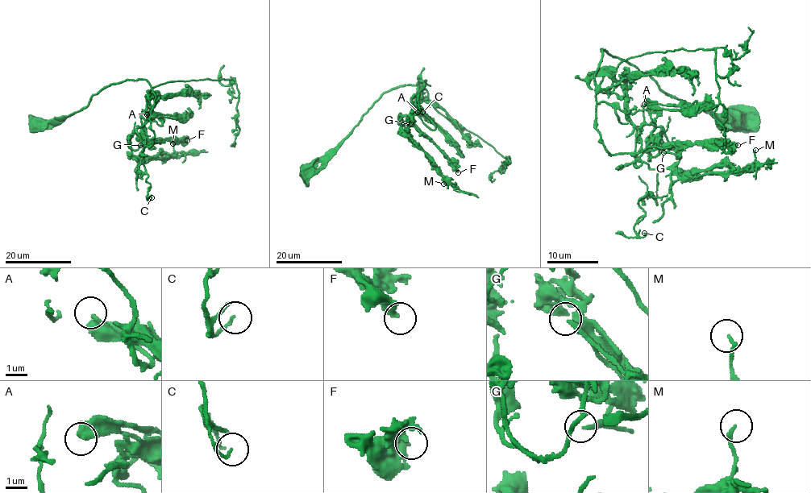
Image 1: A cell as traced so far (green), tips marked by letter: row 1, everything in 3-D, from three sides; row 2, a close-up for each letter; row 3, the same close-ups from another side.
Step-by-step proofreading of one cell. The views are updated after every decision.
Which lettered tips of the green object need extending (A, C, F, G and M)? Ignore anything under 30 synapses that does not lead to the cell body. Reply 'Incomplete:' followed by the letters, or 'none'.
Incomplete: none

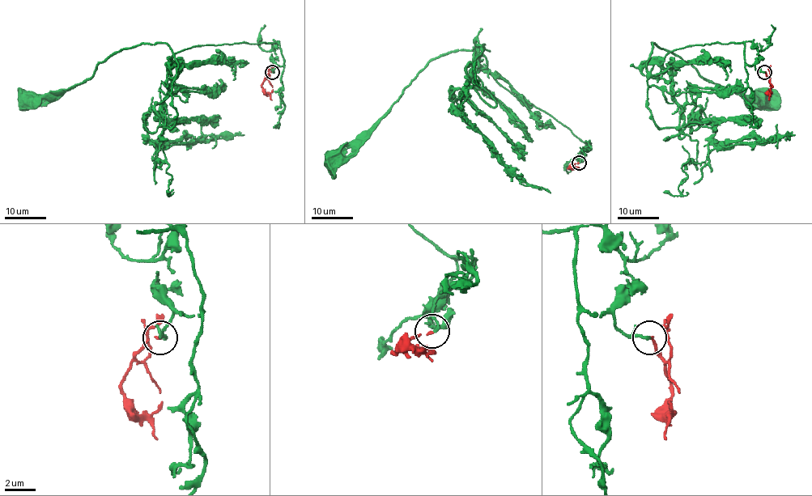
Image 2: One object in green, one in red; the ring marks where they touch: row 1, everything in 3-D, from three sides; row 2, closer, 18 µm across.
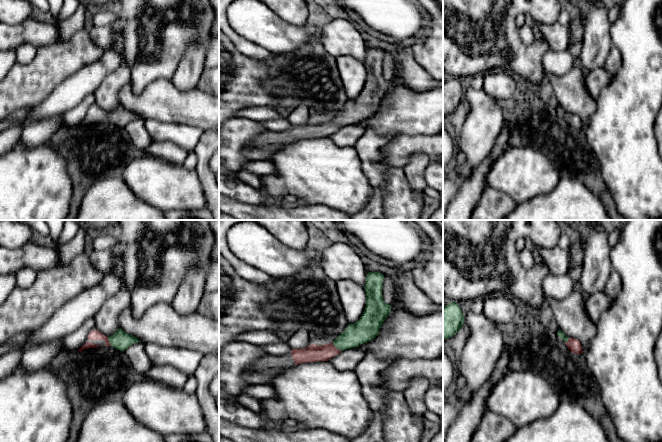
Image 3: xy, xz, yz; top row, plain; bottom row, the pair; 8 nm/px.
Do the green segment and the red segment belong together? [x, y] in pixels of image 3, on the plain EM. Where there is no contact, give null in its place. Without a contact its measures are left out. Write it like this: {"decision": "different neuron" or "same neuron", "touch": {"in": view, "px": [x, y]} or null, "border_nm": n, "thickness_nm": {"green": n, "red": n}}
{"decision": "same neuron", "touch": {"in": "xz", "px": [336, 123]}, "border_nm": 100, "thickness_nm": {"green": 180, "red": 140}}

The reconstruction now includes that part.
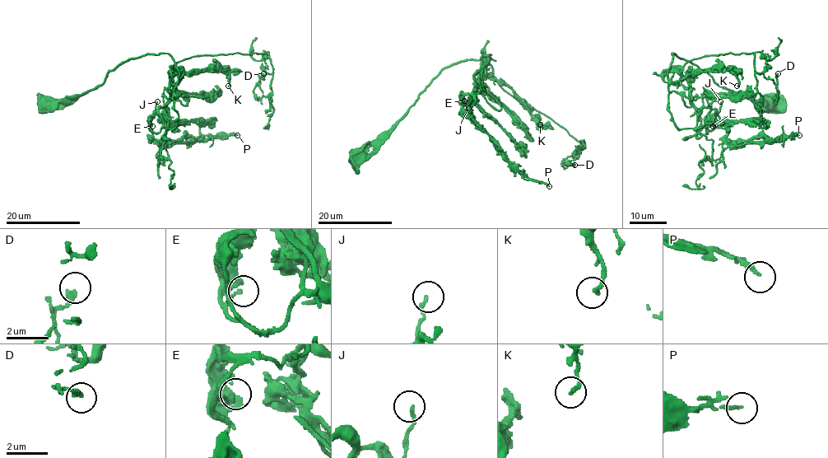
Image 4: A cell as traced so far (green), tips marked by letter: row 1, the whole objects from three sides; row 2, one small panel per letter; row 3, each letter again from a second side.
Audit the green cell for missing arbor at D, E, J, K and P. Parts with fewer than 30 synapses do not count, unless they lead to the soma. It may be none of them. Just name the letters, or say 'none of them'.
none of them

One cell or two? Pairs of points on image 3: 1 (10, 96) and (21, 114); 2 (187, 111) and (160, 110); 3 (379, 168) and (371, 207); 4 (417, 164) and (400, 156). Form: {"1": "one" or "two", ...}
{"1": "two", "2": "one", "3": "one", "4": "two"}

